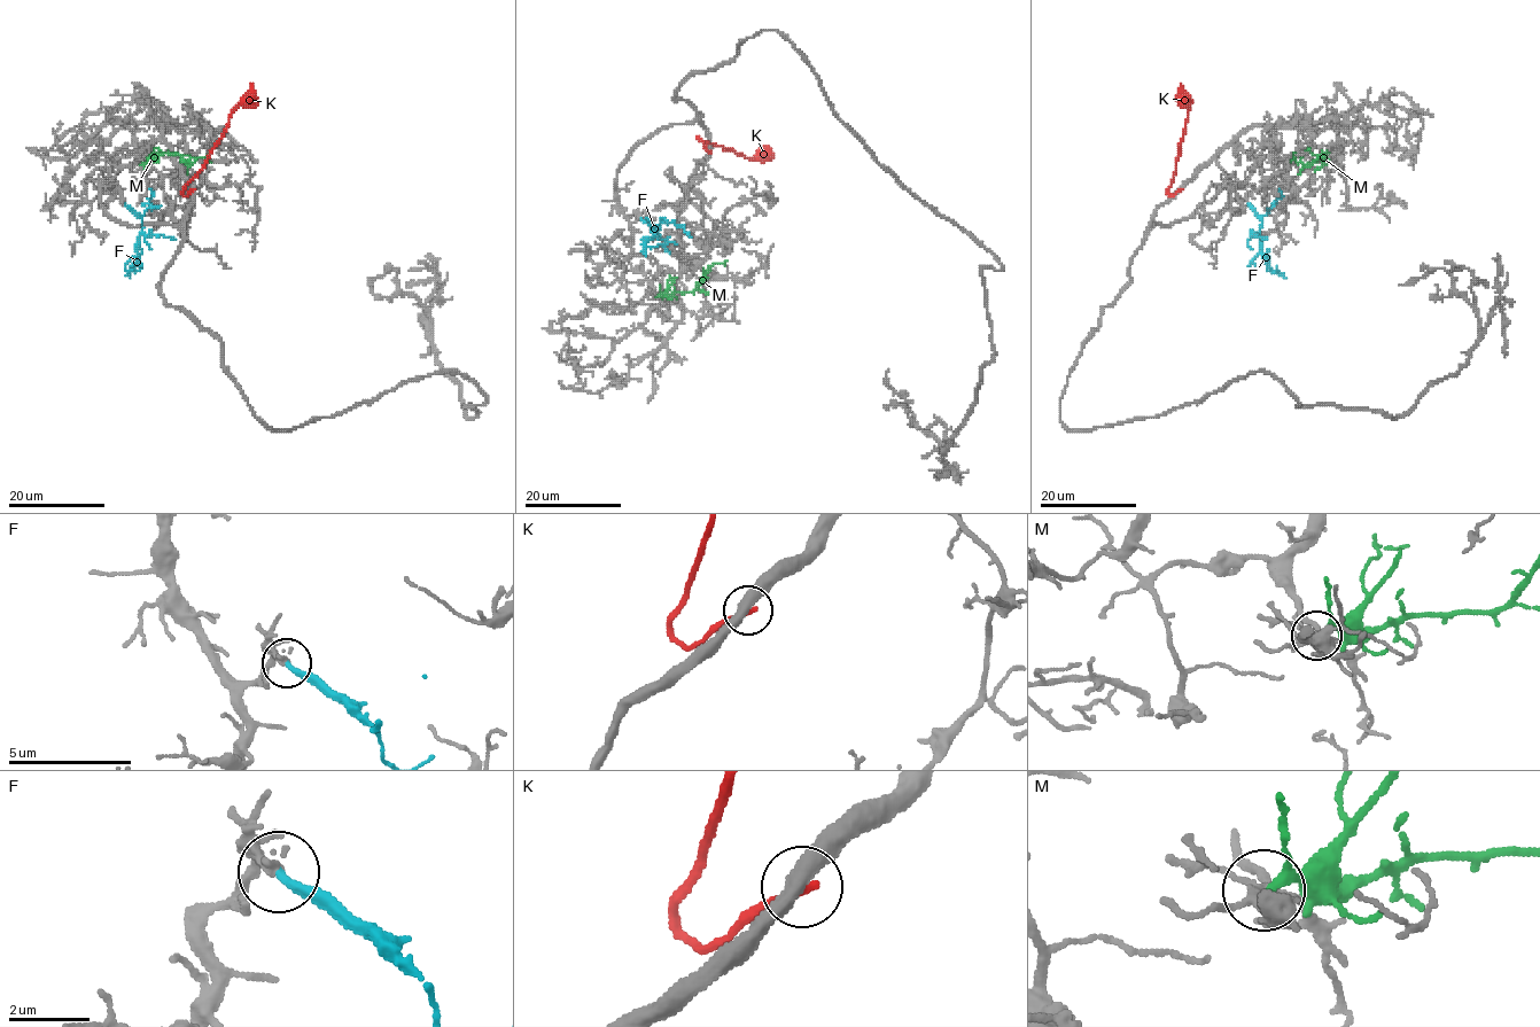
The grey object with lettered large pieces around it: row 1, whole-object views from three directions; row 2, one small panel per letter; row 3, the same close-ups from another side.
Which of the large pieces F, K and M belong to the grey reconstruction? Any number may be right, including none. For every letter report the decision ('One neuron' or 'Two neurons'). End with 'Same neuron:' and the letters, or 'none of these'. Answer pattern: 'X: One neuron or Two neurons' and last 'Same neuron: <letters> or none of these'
F: One neuron
K: Two neurons
M: Two neurons
Same neuron: F

